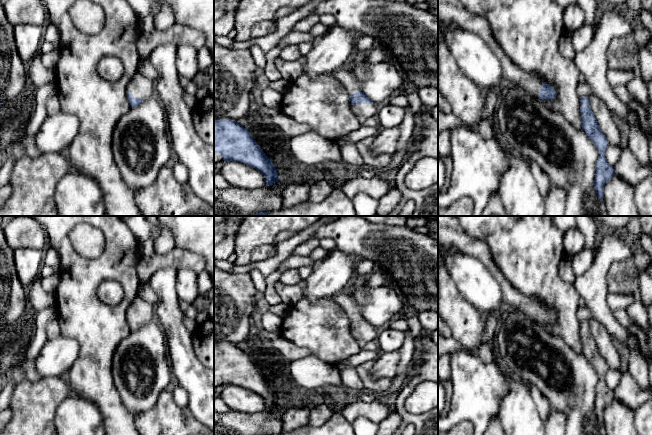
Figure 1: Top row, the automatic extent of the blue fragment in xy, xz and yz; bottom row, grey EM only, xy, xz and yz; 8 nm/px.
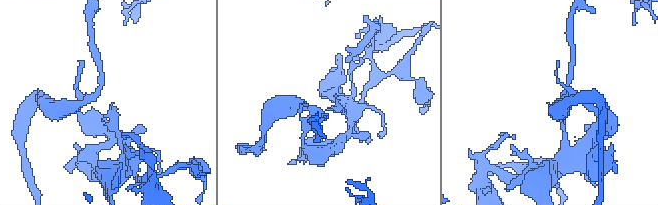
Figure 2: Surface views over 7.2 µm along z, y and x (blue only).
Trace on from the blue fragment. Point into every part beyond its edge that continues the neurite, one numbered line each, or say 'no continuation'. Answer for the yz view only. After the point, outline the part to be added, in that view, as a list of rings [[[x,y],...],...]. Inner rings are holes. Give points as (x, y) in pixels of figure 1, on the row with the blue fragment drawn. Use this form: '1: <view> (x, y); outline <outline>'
1: yz (454, 11); outline [[[438,0],[438,21],[454,22],[460,28],[479,35],[498,57],[504,79],[539,98],[543,82],[538,74],[526,72],[512,62],[497,43],[490,24],[484,17],[469,12],[461,0]]]

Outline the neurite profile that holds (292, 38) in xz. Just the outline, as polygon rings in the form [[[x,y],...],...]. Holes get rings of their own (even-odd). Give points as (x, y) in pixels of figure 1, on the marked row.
[[[290,31],[280,40],[279,45],[282,48],[286,48],[290,45],[298,45],[303,42],[313,42],[313,40],[314,36],[312,36],[310,32]]]

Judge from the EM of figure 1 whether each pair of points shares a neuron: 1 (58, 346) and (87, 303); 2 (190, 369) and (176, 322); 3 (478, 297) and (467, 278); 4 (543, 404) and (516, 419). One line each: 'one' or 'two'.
1: two
2: one
3: one
4: two

